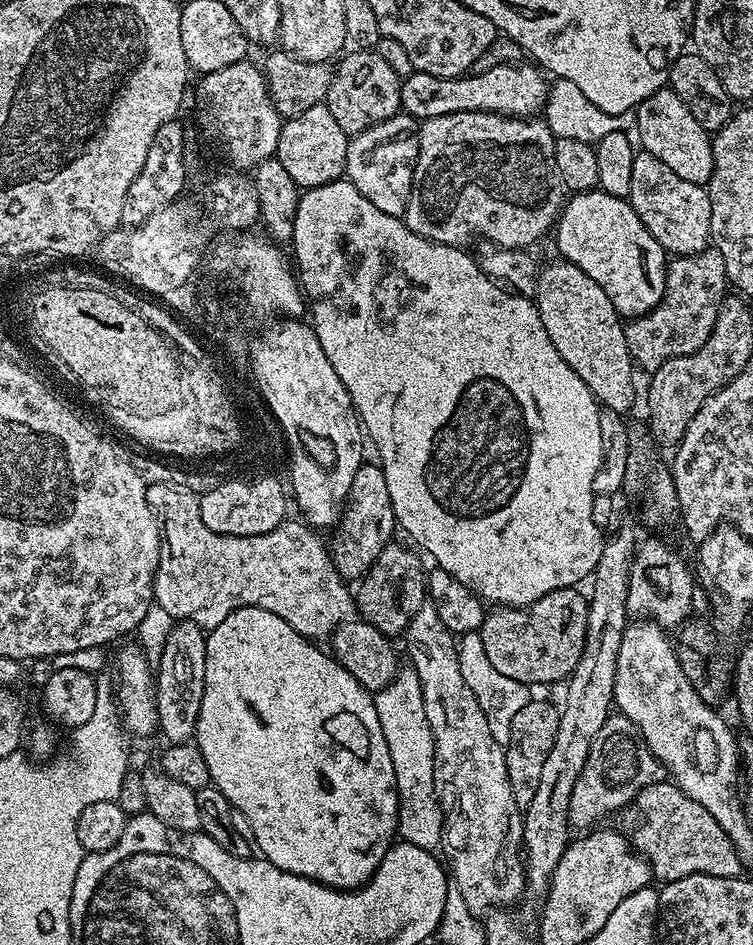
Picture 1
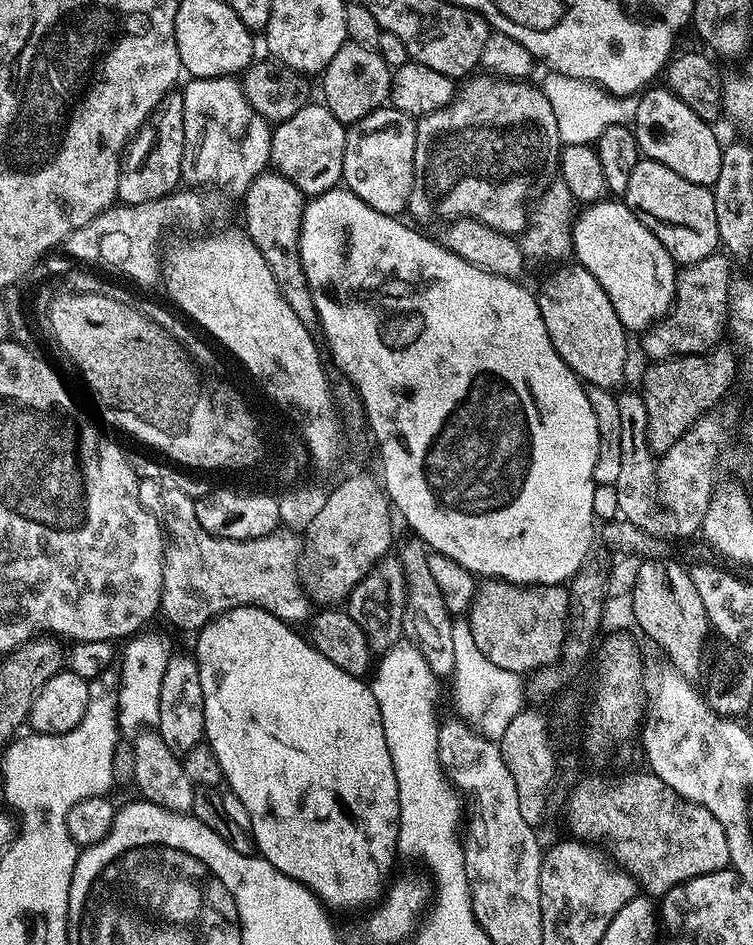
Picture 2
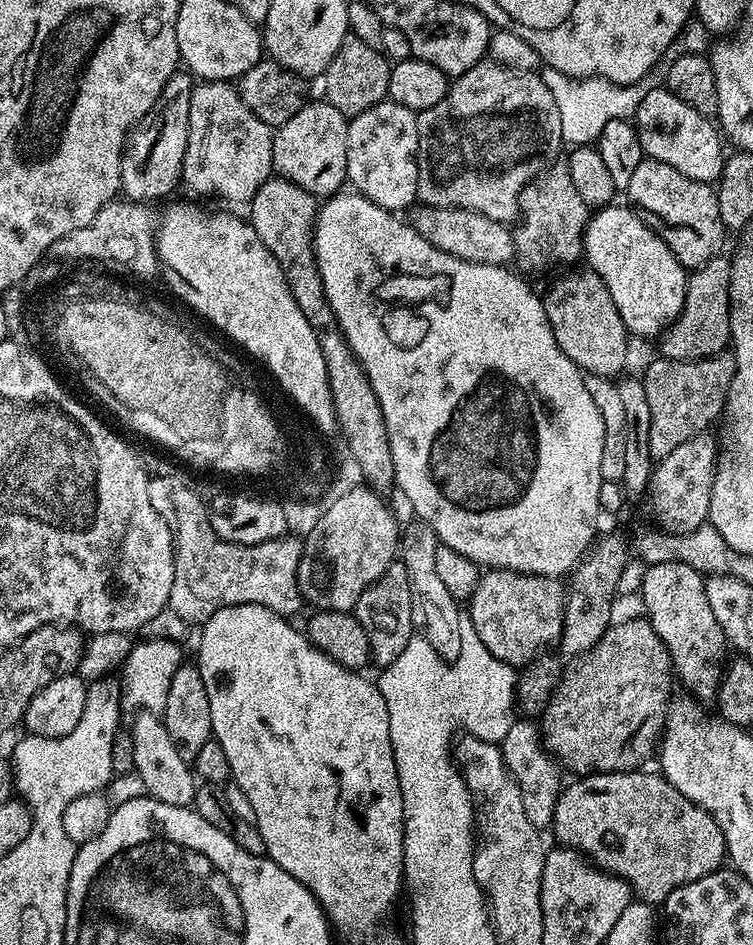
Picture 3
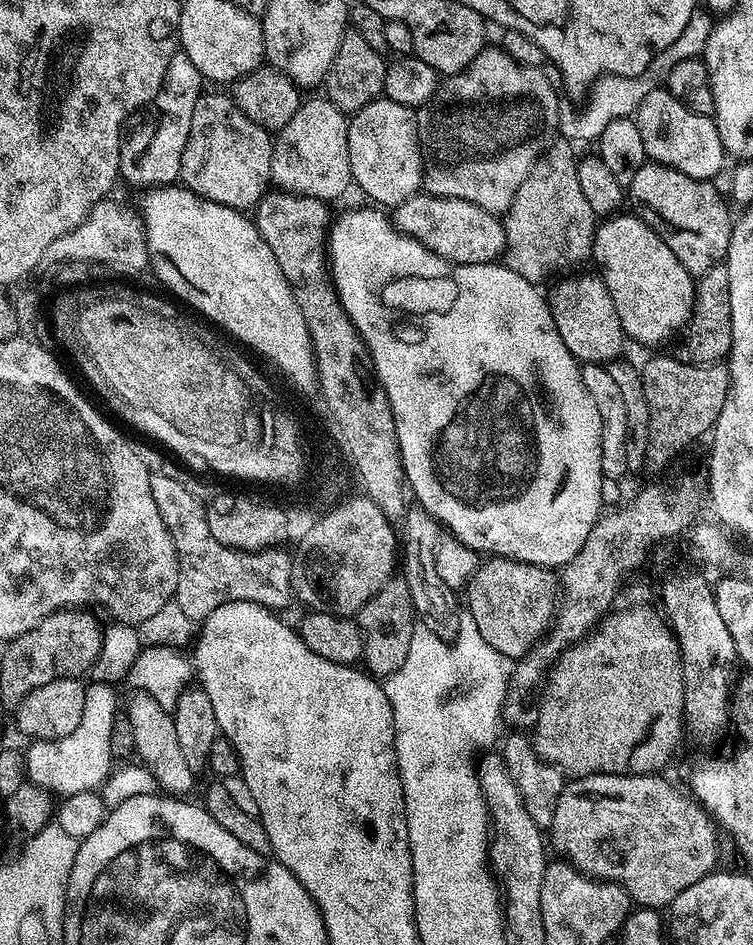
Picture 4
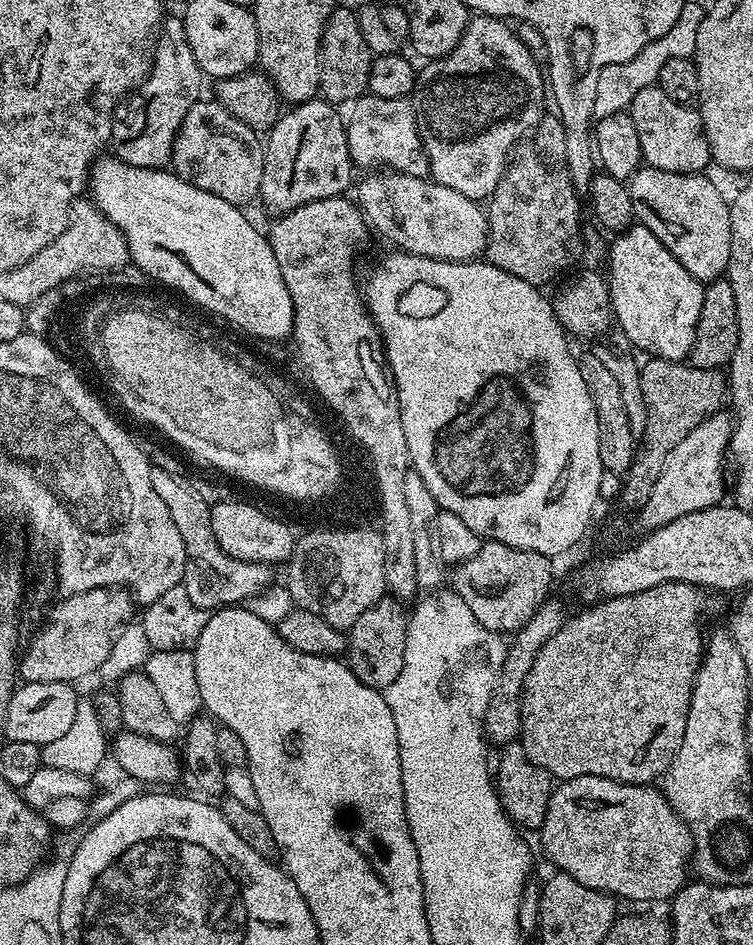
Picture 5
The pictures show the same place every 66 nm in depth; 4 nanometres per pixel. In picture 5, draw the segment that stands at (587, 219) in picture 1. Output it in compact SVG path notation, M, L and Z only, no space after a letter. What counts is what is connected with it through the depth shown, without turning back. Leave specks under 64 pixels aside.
M643 226L627 228L619 233L612 244L612 276L610 275L611 315L624 332L633 349L649 352L647 355L661 360L684 362L692 355L698 318L702 314L705 285L696 280L654 234Z

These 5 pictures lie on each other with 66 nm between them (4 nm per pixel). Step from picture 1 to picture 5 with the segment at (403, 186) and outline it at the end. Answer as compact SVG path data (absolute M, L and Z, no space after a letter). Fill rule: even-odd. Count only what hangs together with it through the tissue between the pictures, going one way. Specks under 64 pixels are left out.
M365 94L351 105L352 117L346 120L348 149L357 165L368 160L368 152L389 160L391 171L407 176L427 177L430 172L428 148L422 135L422 124L418 119L418 108L408 98L378 98ZM417 116L417 120L416 120ZM421 136L421 137L420 137Z

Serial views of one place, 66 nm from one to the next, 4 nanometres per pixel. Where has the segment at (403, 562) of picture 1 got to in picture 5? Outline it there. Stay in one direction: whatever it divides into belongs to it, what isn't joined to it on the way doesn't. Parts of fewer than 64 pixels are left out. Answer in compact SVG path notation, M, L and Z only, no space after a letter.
M385 598L378 601L373 608L366 610L354 626L346 632L346 663L352 673L362 683L377 690L386 690L402 674L402 662L406 658L406 642L408 641L408 621L405 605L395 598Z

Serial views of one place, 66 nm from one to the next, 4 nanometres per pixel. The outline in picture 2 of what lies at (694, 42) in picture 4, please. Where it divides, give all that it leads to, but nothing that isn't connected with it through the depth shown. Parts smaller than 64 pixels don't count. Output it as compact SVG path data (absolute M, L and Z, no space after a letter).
M551 70L545 73L542 90L546 94L546 102L550 102L550 110L554 110L561 145L592 144L600 137L602 130L606 130L606 126L631 125L634 114L638 114L635 95L614 96L589 80L570 78L570 74Z

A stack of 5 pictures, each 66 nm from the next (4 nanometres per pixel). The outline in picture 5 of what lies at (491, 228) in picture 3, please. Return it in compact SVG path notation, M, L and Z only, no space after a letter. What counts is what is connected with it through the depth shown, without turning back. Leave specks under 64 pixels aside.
M385 170L381 176L368 176L360 184L358 204L375 231L377 228L390 243L396 244L392 246L412 256L425 256L431 260L472 262L483 257L489 247L490 231L485 209L477 201L458 194L458 190L450 190L450 186L442 186L431 178L407 176L391 170Z

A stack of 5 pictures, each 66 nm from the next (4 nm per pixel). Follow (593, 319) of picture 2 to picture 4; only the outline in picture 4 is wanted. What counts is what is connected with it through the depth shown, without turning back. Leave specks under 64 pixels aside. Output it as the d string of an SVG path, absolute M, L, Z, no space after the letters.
M580 274L560 281L549 293L548 301L558 334L576 358L585 363L605 363L617 359L626 344L613 298L601 275Z

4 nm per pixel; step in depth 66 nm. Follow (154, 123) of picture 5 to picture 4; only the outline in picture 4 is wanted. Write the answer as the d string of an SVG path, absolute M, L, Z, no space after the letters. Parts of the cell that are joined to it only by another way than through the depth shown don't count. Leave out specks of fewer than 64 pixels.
M176 54L168 63L160 92L155 98L156 125L144 144L144 149L136 156L136 164L125 163L123 179L133 180L144 188L151 186L172 186L180 180L182 170L182 150L186 150L186 138L190 138L190 122L194 122L194 106L202 94L200 71L183 54Z

